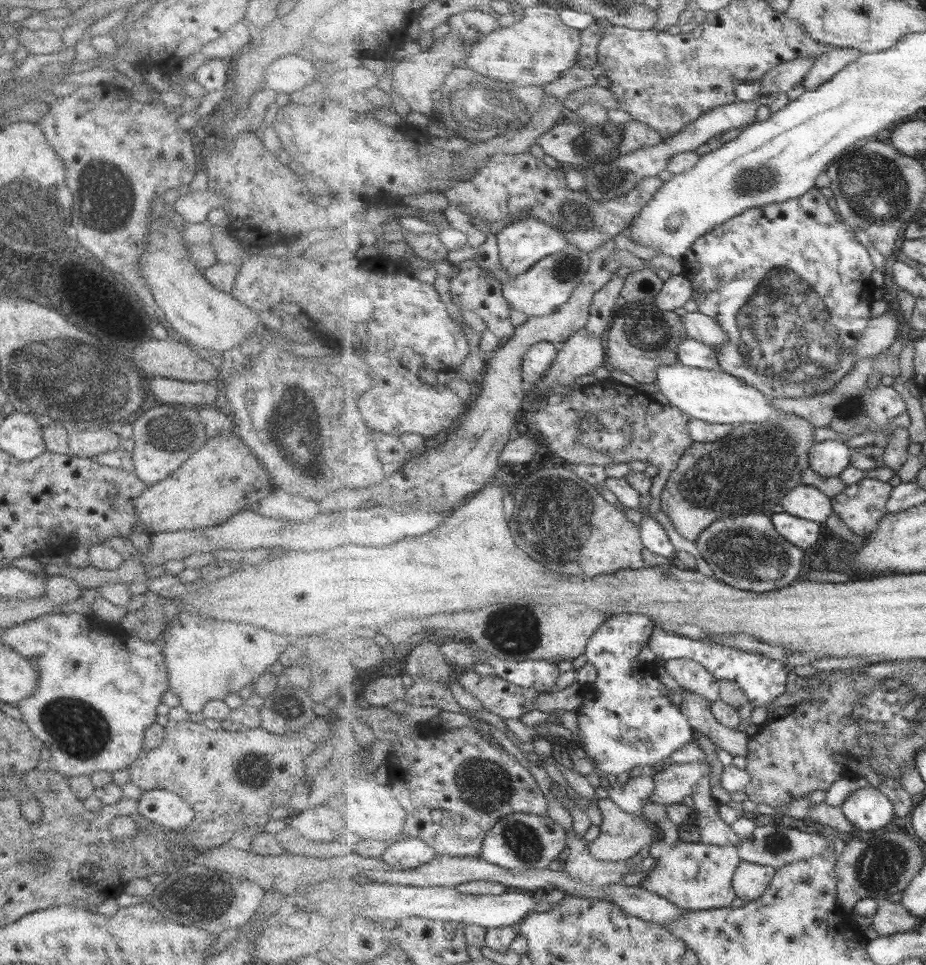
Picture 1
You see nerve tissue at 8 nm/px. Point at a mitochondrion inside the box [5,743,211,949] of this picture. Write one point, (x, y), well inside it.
(37, 861)

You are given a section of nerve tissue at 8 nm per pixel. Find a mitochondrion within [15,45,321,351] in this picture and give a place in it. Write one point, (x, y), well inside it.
(108, 185)

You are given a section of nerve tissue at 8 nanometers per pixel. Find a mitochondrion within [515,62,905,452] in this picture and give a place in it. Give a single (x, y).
(789, 336)

